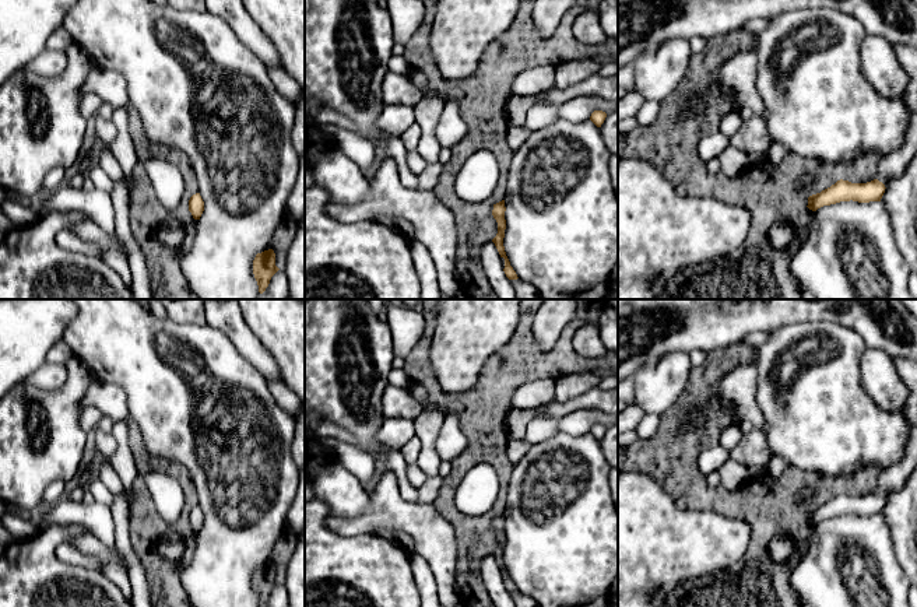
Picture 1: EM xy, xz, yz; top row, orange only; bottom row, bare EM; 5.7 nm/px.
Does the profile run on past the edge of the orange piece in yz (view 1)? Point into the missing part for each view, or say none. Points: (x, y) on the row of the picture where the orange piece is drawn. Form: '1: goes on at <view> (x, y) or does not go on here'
1: does not go on here

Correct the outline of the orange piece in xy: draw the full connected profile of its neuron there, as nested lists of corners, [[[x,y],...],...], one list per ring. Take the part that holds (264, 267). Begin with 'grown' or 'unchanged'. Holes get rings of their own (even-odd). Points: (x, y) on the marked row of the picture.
unchanged; [[[273,249],[257,253],[253,260],[253,274],[259,285],[259,292],[263,294],[270,284],[271,277],[280,269],[275,266],[275,253]]]

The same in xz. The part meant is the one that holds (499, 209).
unchanged; [[[505,200],[493,204],[492,215],[498,222],[498,234],[492,239],[492,242],[495,243],[500,257],[505,259],[503,271],[505,271],[506,277],[509,280],[517,280],[519,277],[517,277],[516,271],[513,270],[513,267],[510,266],[510,262],[509,262],[509,259],[506,256],[505,246],[503,246],[503,238],[505,238],[505,229],[506,229],[505,211],[506,211]]]

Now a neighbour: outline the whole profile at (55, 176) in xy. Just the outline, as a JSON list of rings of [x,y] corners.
[[[56,166],[52,171],[49,171],[43,179],[41,192],[42,193],[53,192],[57,187],[57,185],[66,179],[66,172],[67,171],[62,166]]]

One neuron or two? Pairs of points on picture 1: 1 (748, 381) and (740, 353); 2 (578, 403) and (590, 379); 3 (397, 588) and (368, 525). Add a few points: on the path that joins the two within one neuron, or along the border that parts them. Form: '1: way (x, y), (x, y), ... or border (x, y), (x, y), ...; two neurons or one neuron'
1: border (742, 361), (727, 362); two neurons
2: border (597, 385), (566, 400), (555, 399); two neurons
3: border (372, 533), (338, 534); two neurons

